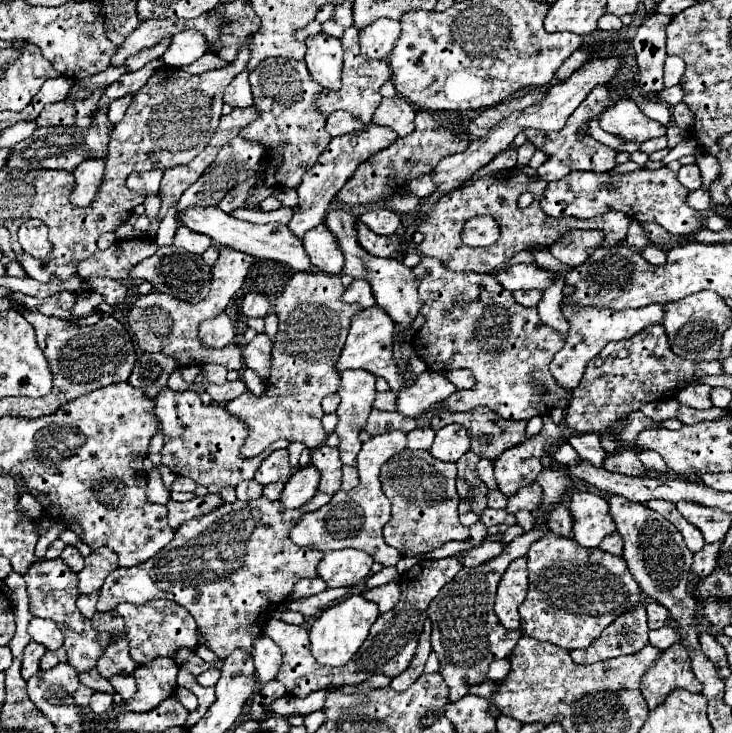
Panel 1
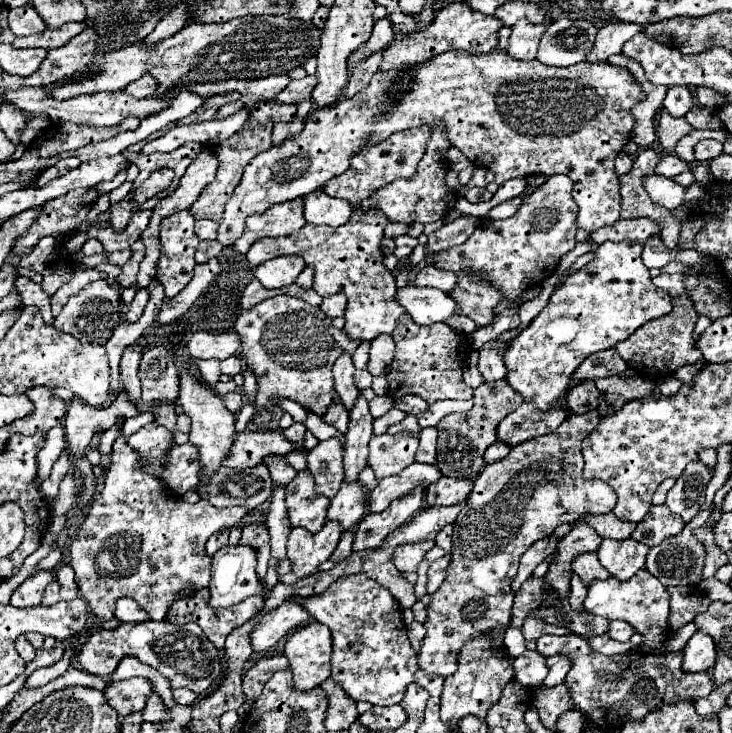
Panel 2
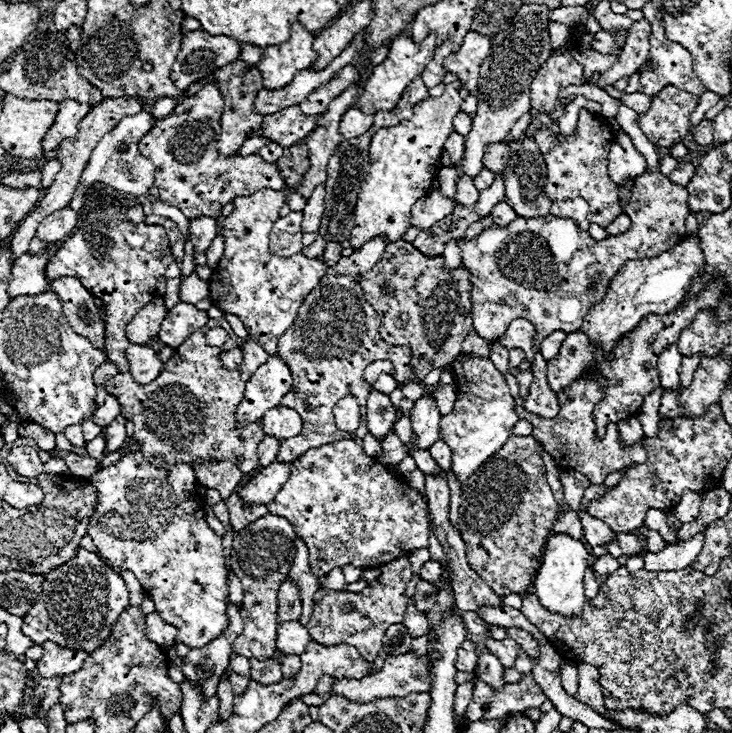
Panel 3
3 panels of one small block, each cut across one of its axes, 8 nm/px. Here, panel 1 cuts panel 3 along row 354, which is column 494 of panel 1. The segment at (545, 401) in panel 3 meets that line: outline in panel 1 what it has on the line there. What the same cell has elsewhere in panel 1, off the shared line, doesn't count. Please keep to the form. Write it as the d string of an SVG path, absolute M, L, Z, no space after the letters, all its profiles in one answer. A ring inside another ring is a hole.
M514 524L514 526L508 526L508 530L504 532L504 536L502 536L502 538L498 538L498 536L494 536L494 534L488 534L488 536L486 536L486 540L494 540L494 542L504 542L504 544L508 544L510 540L514 540L516 536L522 536L522 534L524 534L522 526Z

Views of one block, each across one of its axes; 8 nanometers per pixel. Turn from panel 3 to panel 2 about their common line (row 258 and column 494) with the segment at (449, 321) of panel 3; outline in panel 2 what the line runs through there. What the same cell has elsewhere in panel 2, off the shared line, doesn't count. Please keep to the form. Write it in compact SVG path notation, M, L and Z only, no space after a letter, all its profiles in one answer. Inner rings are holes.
M502 378L498 382L488 382L478 386L478 400L466 414L450 414L444 416L436 430L438 430L438 454L436 454L436 466L442 470L442 476L448 478L476 478L486 462L482 460L482 454L488 446L492 446L496 436L496 426L504 416L514 412L522 404L522 396Z

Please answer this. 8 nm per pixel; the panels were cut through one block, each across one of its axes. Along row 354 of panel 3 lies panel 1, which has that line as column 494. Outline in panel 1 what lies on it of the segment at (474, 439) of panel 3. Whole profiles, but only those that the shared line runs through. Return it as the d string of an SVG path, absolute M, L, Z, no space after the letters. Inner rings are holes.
M550 414L542 416L544 428L538 436L528 438L526 442L504 450L494 460L494 476L498 490L506 496L512 496L524 484L532 484L536 476L542 472L540 456L544 450L554 450L554 446L562 440L562 430L552 422Z

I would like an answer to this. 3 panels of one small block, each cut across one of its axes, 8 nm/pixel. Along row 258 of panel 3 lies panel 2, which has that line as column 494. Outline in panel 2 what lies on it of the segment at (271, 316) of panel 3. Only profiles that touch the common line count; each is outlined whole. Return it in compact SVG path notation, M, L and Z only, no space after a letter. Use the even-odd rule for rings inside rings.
M552 176L548 178L546 184L536 188L532 194L524 196L524 204L520 210L506 218L506 220L482 220L474 234L460 246L454 246L444 252L436 252L434 262L440 270L452 270L458 274L458 286L450 290L450 296L458 302L458 314L468 316L476 322L476 326L488 326L494 322L494 310L496 306L506 298L506 300L516 300L520 298L524 290L542 284L546 278L550 278L560 262L560 258L570 252L576 244L576 216L578 216L578 206L572 198L572 180L568 176Z

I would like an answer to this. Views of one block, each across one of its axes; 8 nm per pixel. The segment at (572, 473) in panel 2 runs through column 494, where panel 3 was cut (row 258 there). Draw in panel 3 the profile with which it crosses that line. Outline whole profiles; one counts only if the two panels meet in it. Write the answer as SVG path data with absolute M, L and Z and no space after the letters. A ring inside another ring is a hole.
M644 172L634 182L630 198L632 226L624 234L594 242L574 220L518 216L504 228L486 228L472 242L460 240L462 266L470 270L474 332L484 340L494 340L506 332L514 318L526 318L534 324L534 354L540 352L540 344L550 332L576 332L586 312L602 300L612 276L626 260L654 258L684 240L686 200L686 188L672 184L660 172Z

